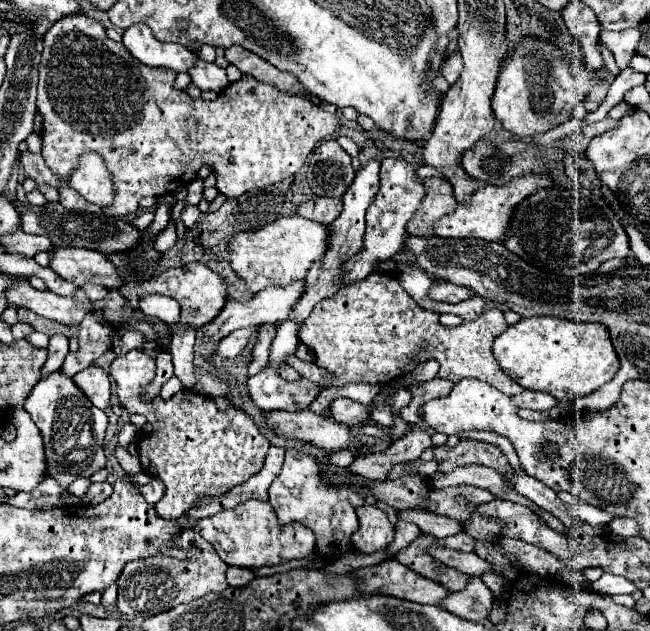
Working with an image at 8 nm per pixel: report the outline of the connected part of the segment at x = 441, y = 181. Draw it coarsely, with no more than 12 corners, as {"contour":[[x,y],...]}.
{"contour":[[426,178],[426,196],[406,232],[426,236],[458,204],[446,178]]}

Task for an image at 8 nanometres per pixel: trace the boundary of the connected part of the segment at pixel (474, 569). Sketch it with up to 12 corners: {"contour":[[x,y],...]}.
{"contour":[[438,540],[428,548],[430,556],[442,564],[482,576],[494,572],[492,566],[474,552],[458,552],[440,546]]}

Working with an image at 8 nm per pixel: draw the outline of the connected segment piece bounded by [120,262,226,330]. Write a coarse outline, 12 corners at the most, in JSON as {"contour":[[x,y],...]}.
{"contour":[[200,262],[120,286],[130,308],[152,292],[174,298],[182,324],[212,322],[226,282]]}

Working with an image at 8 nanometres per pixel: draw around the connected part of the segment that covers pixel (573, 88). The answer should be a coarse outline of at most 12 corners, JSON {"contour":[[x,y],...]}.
{"contour":[[514,44],[492,96],[518,136],[570,120],[598,84],[572,74],[566,52]]}

